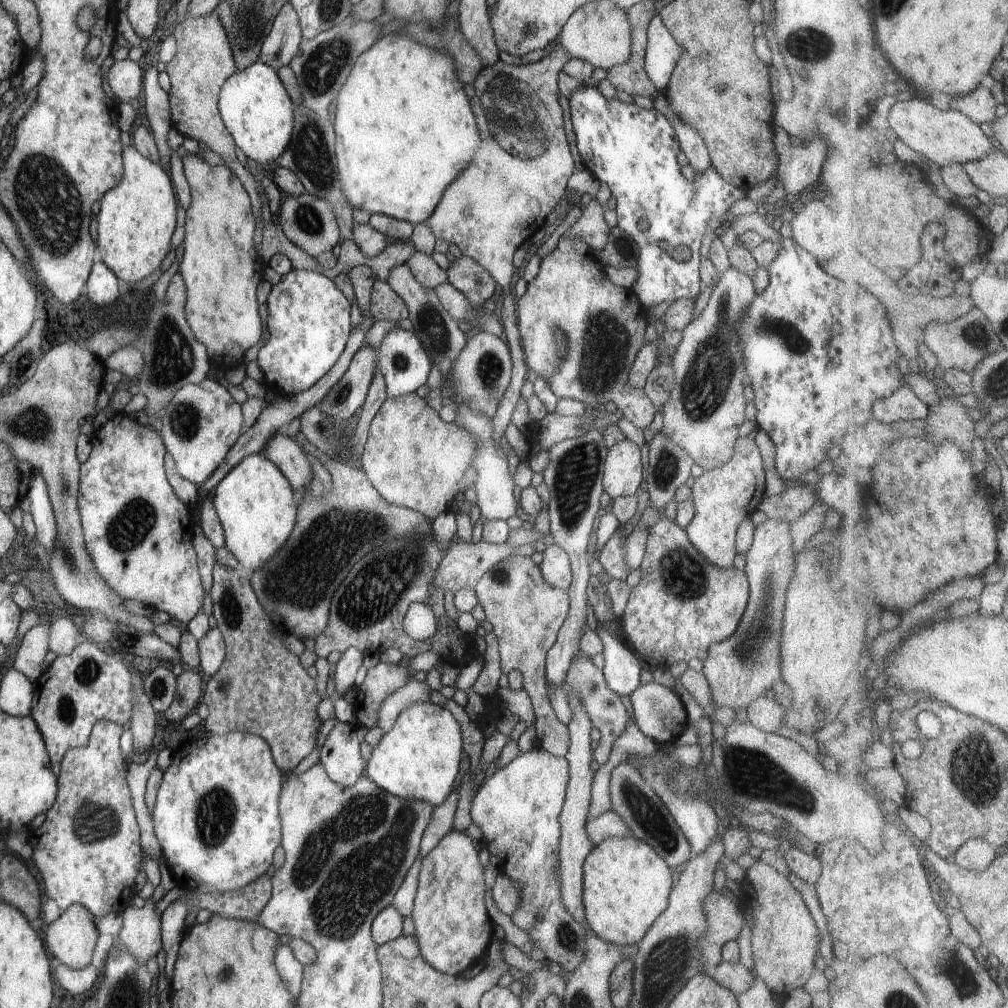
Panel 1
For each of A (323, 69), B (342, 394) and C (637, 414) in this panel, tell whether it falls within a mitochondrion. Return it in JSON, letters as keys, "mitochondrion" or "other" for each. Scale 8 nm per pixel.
{"A":"mitochondrion","B":"mitochondrion","C":"other"}

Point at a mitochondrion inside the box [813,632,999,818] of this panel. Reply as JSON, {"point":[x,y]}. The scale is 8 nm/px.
{"point":[972,770]}

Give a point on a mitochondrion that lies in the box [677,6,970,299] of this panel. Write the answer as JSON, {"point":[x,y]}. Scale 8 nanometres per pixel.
{"point":[807,45]}

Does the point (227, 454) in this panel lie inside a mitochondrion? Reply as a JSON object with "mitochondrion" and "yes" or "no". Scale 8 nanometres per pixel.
{"mitochondrion":"no"}

